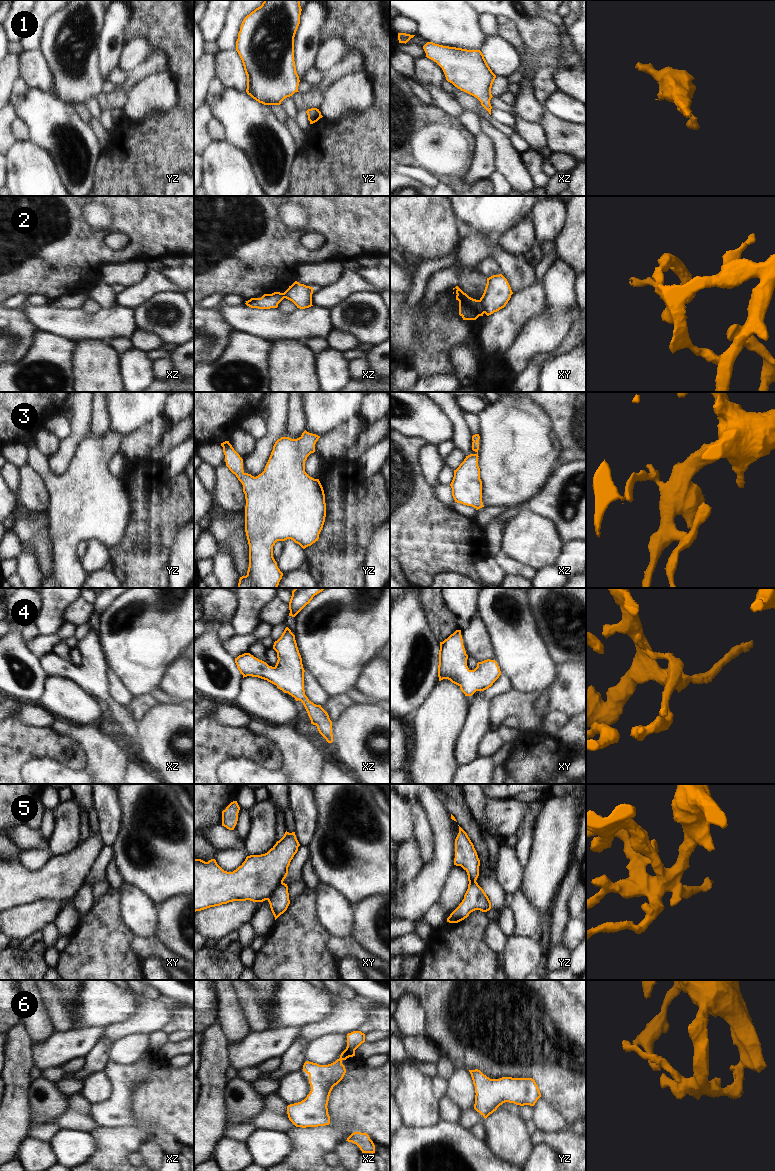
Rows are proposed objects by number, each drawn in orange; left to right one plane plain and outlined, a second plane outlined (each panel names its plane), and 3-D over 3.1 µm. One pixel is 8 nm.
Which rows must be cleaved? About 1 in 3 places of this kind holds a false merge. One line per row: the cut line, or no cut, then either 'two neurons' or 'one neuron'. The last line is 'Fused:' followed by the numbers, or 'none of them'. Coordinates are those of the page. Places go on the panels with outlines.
1: no cut | one neuron
2: xy (479, 300), (485, 312) | two neurons
3: no cut | one neuron
4: no cut | one neuron
5: xy (282, 881), (267, 899) | two neurons
6: no cut | one neuron
Fused: 2, 5

